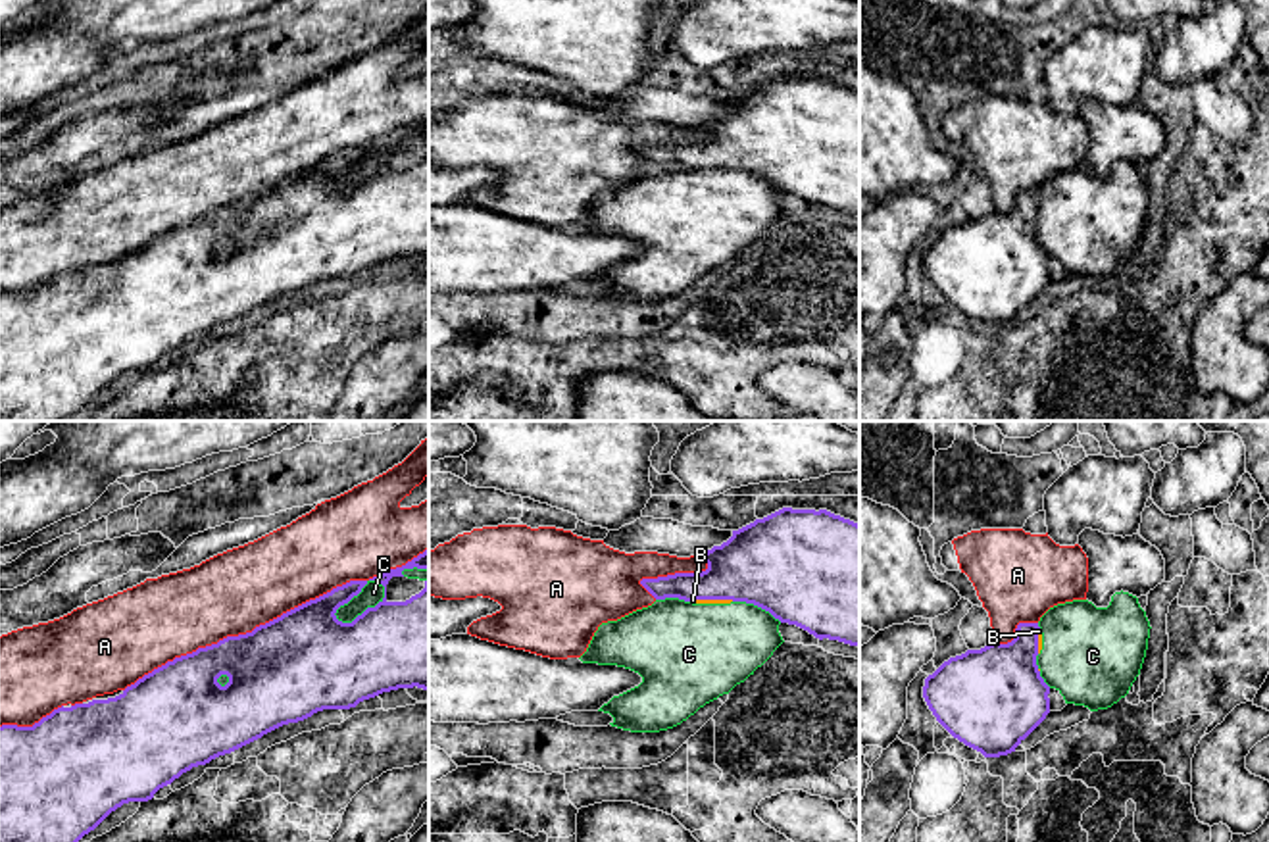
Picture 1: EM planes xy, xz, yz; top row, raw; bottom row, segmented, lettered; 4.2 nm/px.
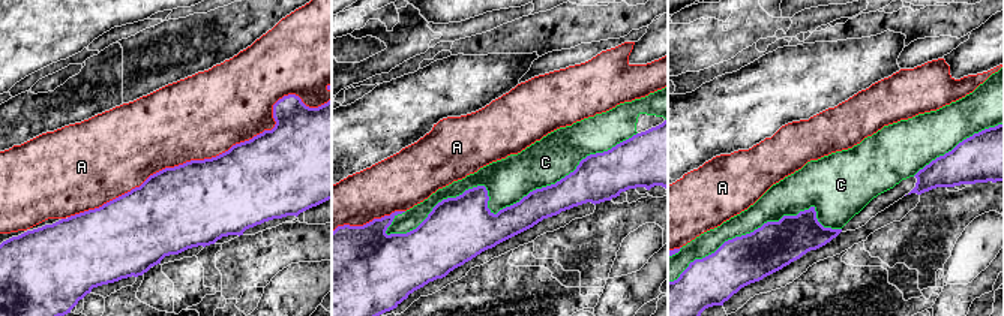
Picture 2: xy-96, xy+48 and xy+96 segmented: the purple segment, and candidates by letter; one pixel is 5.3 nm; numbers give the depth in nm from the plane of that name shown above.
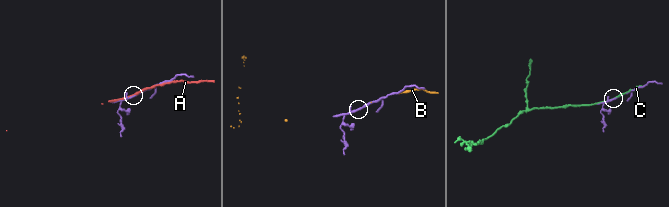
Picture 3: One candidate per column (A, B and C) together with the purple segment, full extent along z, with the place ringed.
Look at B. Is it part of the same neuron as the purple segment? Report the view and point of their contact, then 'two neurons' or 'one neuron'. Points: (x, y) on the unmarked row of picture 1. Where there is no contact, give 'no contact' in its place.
contact xz (712, 168); two neurons

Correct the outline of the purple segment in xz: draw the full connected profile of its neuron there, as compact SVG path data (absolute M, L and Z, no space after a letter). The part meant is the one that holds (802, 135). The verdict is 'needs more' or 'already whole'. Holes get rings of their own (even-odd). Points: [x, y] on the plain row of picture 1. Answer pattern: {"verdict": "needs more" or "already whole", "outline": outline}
{"verdict": "already whole", "outline": "M783 77L733 100L721 115L704 121L708 138L642 148L656 167L733 169L754 173L781 192L796 194L815 208L859 215L859 94L827 79Z"}

